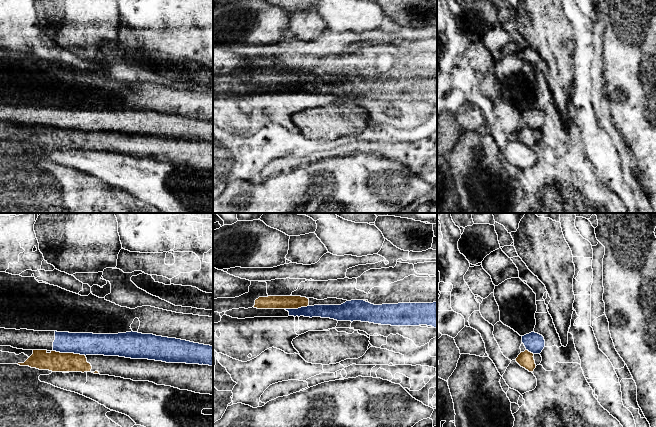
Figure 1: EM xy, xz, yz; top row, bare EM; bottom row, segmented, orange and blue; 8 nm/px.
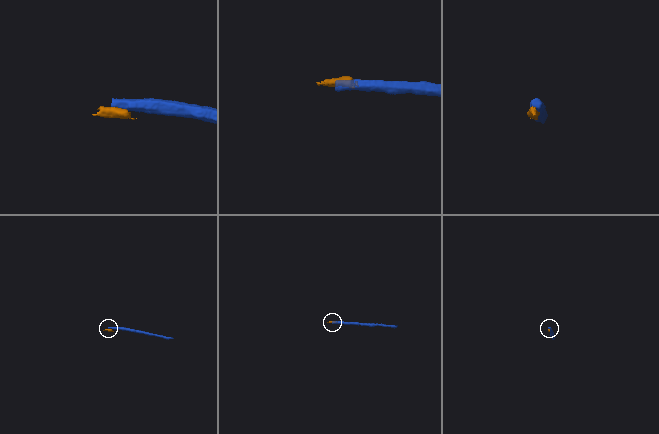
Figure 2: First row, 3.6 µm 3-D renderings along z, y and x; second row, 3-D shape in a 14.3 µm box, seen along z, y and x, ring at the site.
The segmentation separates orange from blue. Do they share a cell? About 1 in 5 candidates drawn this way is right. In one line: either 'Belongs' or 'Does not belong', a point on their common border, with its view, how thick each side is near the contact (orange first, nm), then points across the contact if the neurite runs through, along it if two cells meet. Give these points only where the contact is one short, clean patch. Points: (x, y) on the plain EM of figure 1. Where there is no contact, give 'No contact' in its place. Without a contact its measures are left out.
Does not belong. Touches orange at xy (69, 129). Thickness 160 nm (orange) against 180 nm. Boundary: xy (53, 126), (79, 129), (85, 132)

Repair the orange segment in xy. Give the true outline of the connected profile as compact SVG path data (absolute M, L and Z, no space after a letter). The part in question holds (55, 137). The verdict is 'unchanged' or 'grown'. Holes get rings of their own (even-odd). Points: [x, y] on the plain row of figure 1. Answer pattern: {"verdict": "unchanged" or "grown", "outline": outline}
{"verdict": "grown", "outline": "M0 122L0 127L16 131L24 129L29 134L18 141L39 146L92 148L133 157L149 157L157 161L213 171L213 142L209 141L166 139L119 132L85 132L47 126L23 126L11 122Z"}

